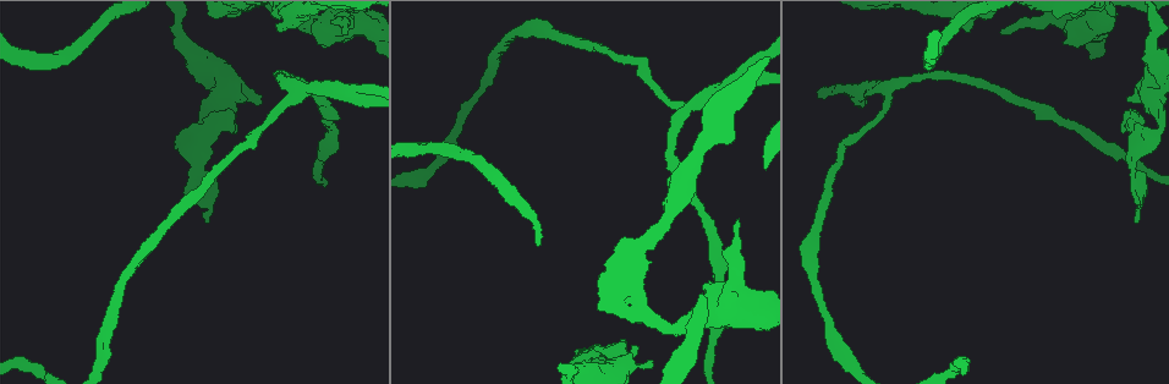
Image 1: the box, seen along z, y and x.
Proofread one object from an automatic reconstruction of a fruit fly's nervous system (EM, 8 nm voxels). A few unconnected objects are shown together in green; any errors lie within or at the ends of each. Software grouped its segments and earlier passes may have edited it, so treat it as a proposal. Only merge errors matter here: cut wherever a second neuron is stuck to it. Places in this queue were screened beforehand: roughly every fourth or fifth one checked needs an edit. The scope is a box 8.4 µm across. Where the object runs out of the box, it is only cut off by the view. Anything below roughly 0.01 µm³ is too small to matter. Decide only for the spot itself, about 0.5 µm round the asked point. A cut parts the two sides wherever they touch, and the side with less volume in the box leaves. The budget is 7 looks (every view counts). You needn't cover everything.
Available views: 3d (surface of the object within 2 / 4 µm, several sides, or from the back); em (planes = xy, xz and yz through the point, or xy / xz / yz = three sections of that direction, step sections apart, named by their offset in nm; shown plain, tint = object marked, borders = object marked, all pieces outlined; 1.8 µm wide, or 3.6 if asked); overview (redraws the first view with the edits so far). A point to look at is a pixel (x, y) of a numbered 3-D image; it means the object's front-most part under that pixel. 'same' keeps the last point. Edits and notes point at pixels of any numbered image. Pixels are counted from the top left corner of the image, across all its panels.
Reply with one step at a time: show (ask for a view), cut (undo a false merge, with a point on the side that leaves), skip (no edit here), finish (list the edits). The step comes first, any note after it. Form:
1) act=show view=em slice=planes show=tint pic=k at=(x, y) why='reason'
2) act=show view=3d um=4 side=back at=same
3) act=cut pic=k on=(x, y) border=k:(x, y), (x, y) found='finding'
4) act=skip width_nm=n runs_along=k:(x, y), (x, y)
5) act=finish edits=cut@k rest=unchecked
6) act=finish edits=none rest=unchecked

act=show view=em slice=yz step=8 show=tint pic=1 at=(885, 90) why='a fork'

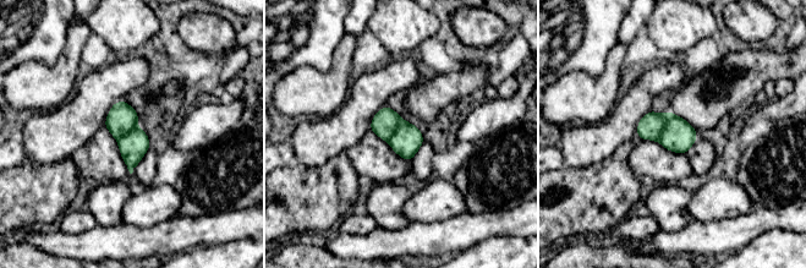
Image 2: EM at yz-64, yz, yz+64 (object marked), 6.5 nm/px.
act=cut pic=2 on=(651, 126) border=2:(664, 114), (664, 127), (657, 140) found='two neurons meet here'

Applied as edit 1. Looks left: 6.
act=show view=3d um=4 pic=1 at=(1078, 23) why='calibre changes'

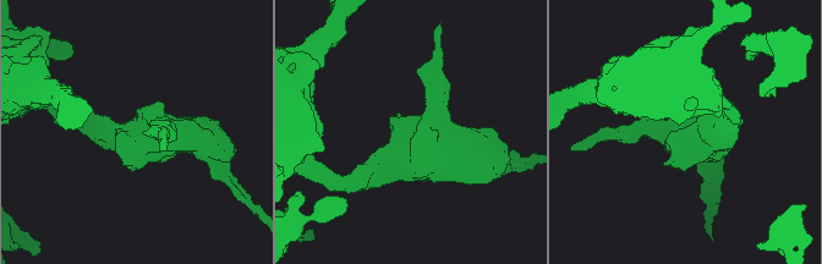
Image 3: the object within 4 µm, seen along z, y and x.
act=show view=em um=3.6 slice=planes show=borders pic=3 at=(430, 132)

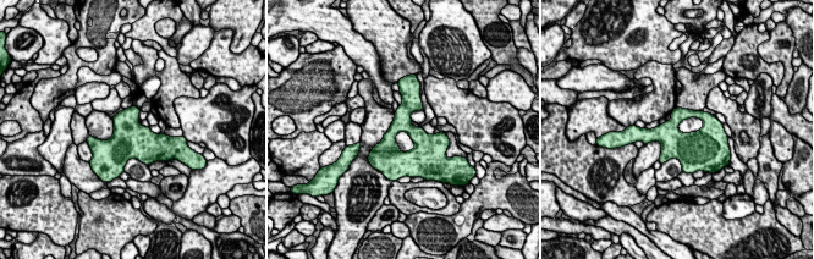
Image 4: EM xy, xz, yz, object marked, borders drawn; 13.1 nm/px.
act=skip width_nm=240 runs_along=4:(405, 94), (390, 134), (402, 165) found='all the same neuron'

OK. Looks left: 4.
act=finish edits=cut@2 rest=unchecked

